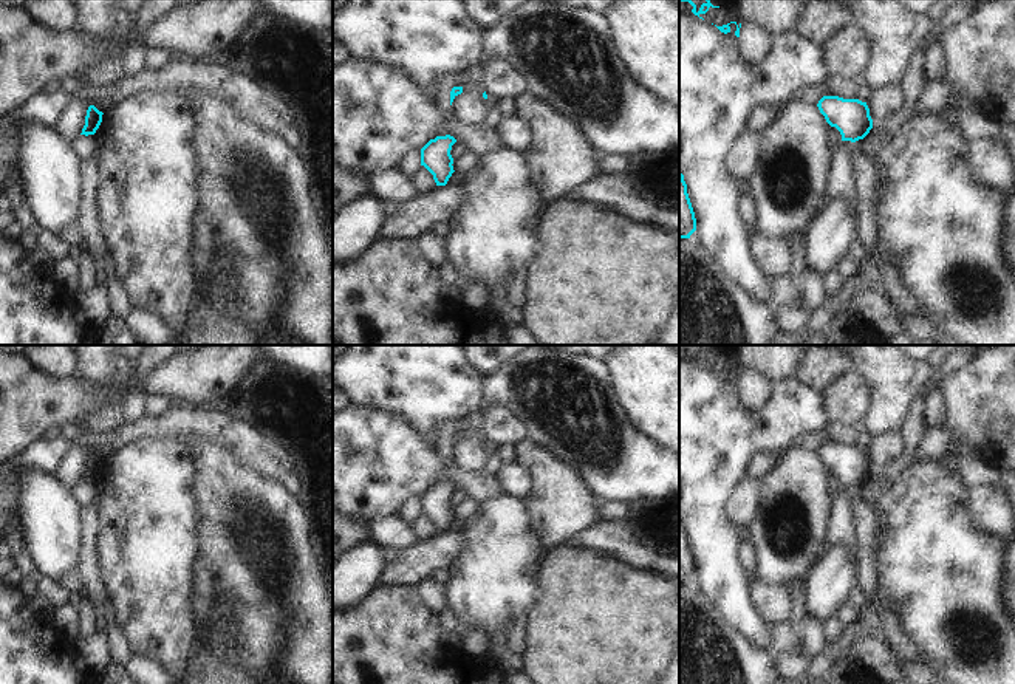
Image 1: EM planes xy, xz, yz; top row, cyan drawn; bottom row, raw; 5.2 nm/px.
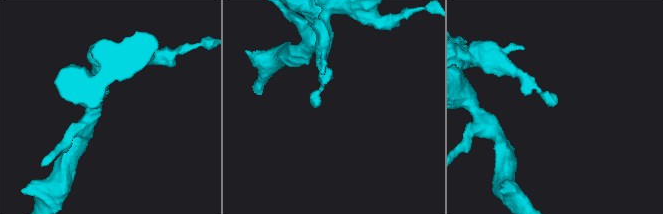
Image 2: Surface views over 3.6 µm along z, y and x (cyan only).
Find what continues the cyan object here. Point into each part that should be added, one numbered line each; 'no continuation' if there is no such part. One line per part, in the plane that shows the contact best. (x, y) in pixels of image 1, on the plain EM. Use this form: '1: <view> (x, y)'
no continuation.

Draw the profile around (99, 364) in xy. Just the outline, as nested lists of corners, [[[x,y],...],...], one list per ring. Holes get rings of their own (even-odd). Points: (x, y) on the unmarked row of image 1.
[[[70,345],[76,356],[76,371],[71,378],[90,381],[99,387],[116,385],[125,371],[139,361],[125,362],[116,351],[119,345]]]

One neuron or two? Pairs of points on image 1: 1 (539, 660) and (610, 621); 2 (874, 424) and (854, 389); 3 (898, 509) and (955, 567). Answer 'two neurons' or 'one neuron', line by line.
1: one neuron
2: two neurons
3: one neuron

